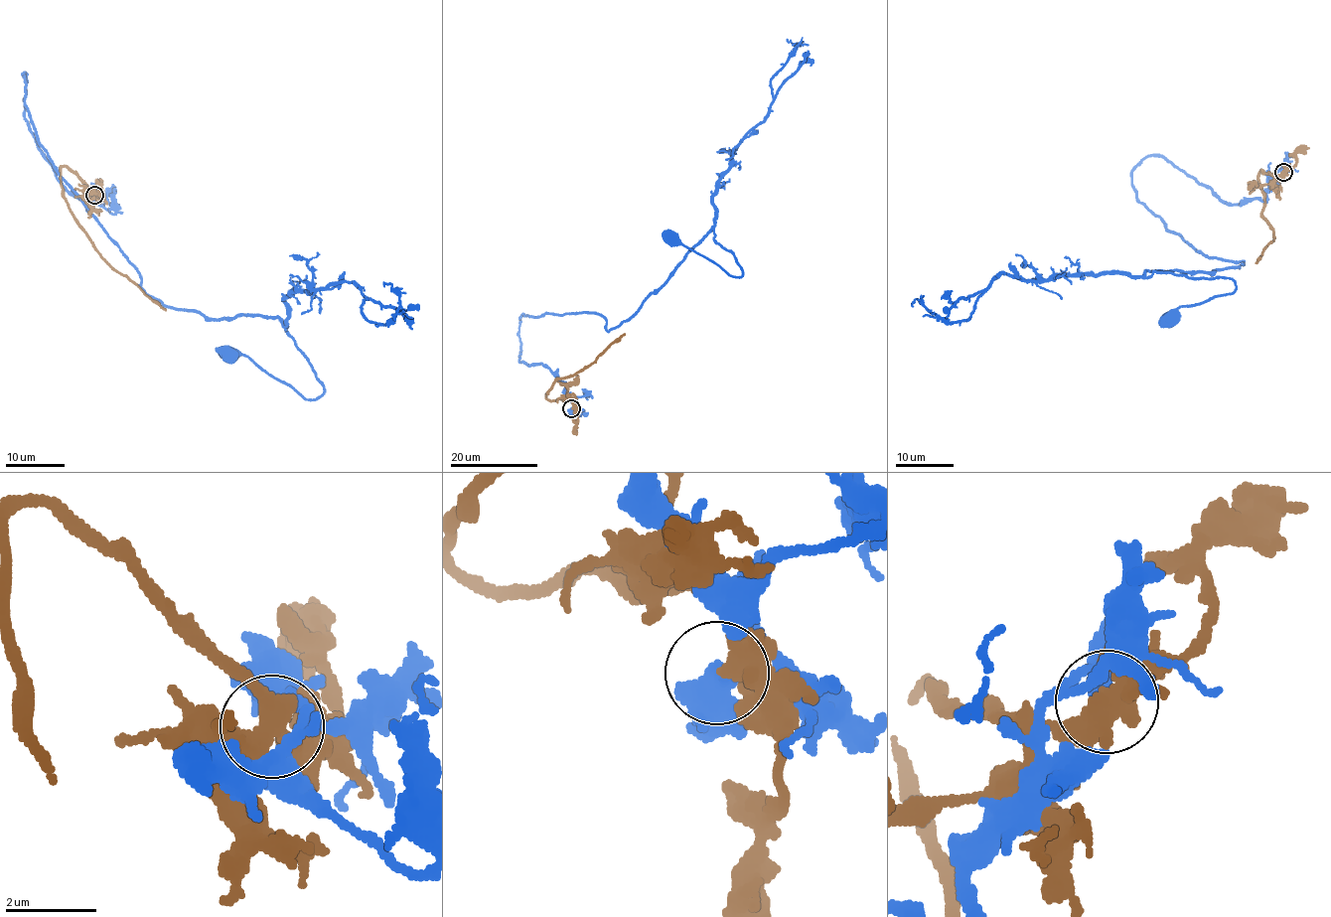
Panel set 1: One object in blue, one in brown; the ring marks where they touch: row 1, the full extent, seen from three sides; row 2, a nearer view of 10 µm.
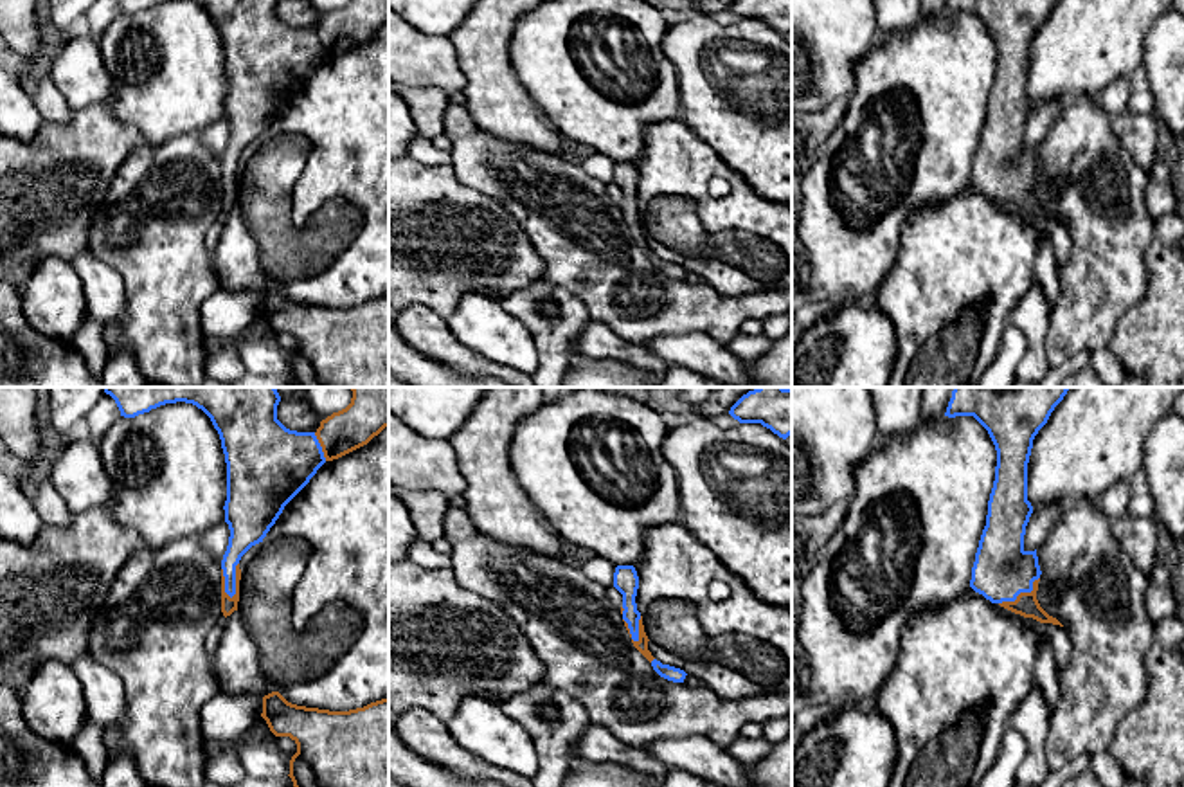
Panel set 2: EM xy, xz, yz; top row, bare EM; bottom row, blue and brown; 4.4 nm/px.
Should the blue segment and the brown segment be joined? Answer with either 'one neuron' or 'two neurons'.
two neurons

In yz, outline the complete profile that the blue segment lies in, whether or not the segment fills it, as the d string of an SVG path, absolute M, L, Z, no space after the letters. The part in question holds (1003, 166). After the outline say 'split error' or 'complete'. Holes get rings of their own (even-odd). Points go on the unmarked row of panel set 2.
M948 0L945 13L973 13L997 47L995 77L988 97L970 184L991 200L1015 198L1040 175L1036 146L1024 146L1033 103L1027 97L1027 59L1033 36L1058 0Z | complete

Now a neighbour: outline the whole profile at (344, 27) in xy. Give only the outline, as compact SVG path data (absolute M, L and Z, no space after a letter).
M349 0L320 18L315 32L326 58L338 56L389 23L389 0Z

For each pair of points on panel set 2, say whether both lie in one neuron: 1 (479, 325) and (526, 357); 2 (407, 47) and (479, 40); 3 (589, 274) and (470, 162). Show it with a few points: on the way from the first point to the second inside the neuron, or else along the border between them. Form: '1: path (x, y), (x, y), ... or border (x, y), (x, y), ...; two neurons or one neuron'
1: path (490, 330), (515, 348); one neuron
2: border (447, 36), (466, 83); two neurons
3: path (567, 242), (502, 177); one neuron

